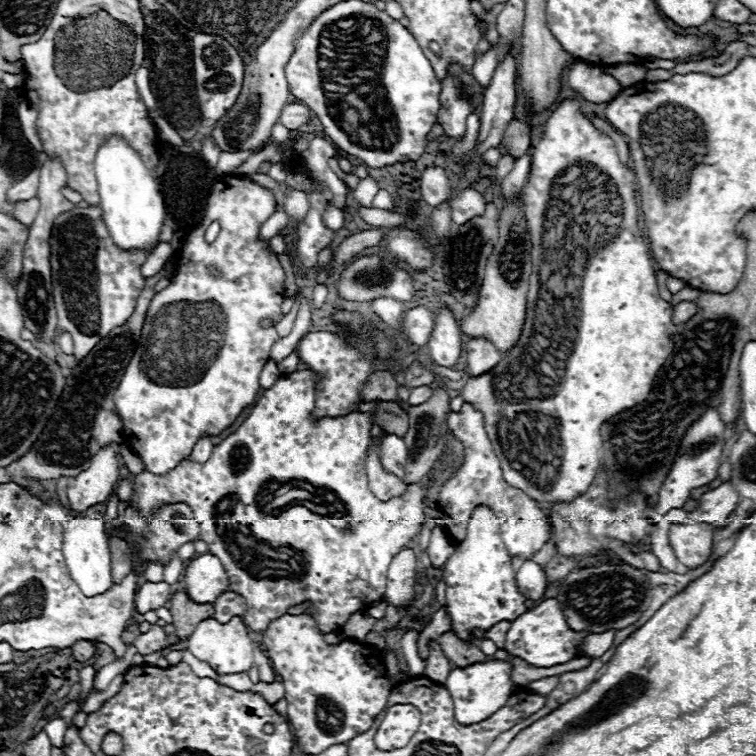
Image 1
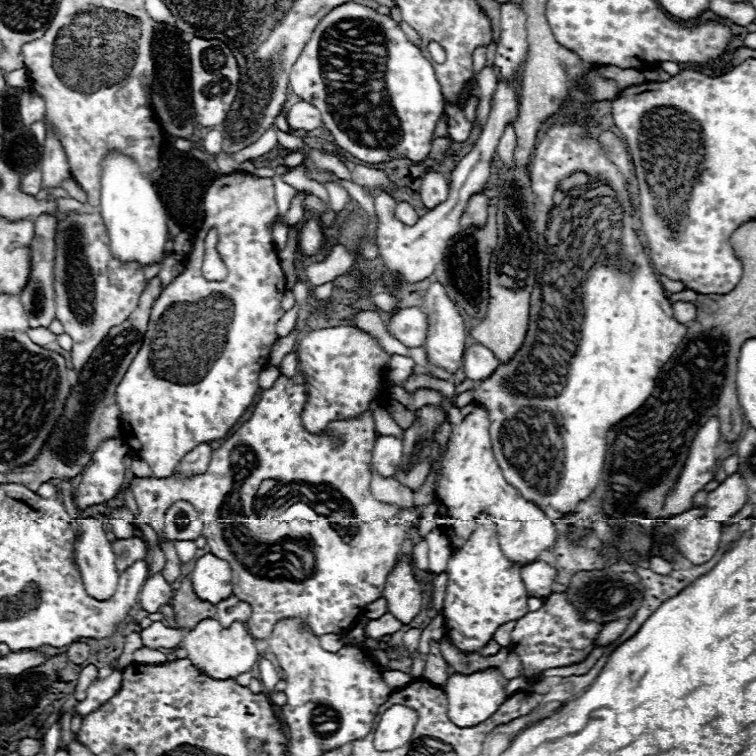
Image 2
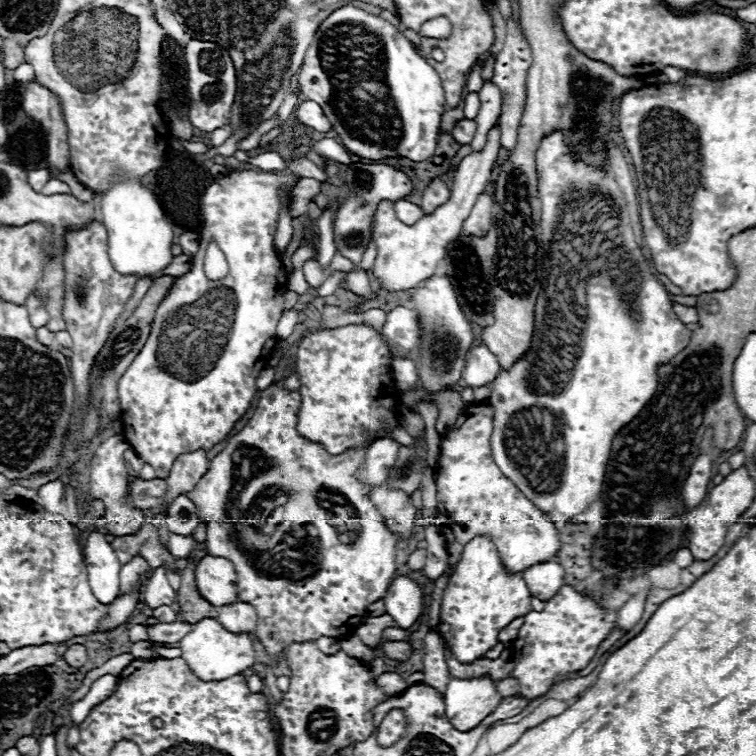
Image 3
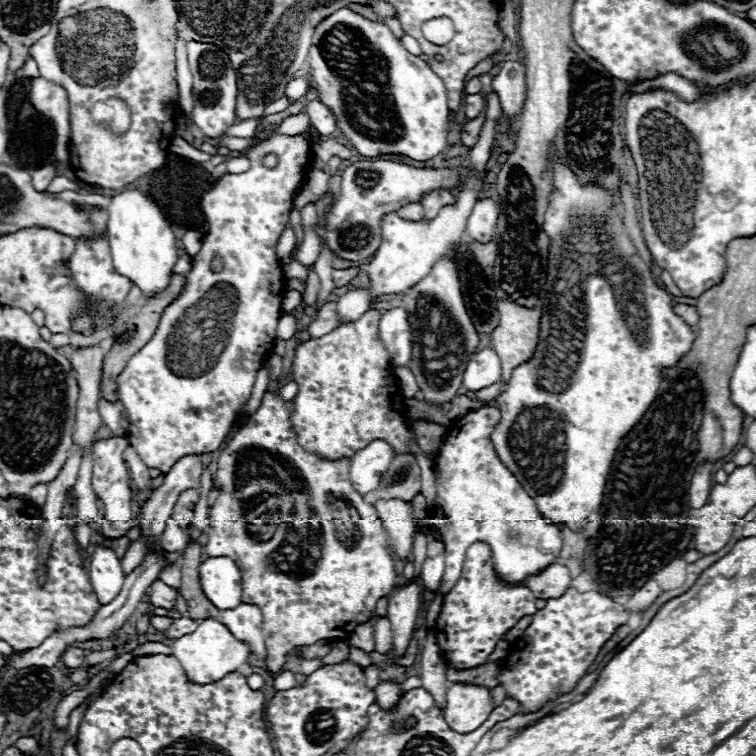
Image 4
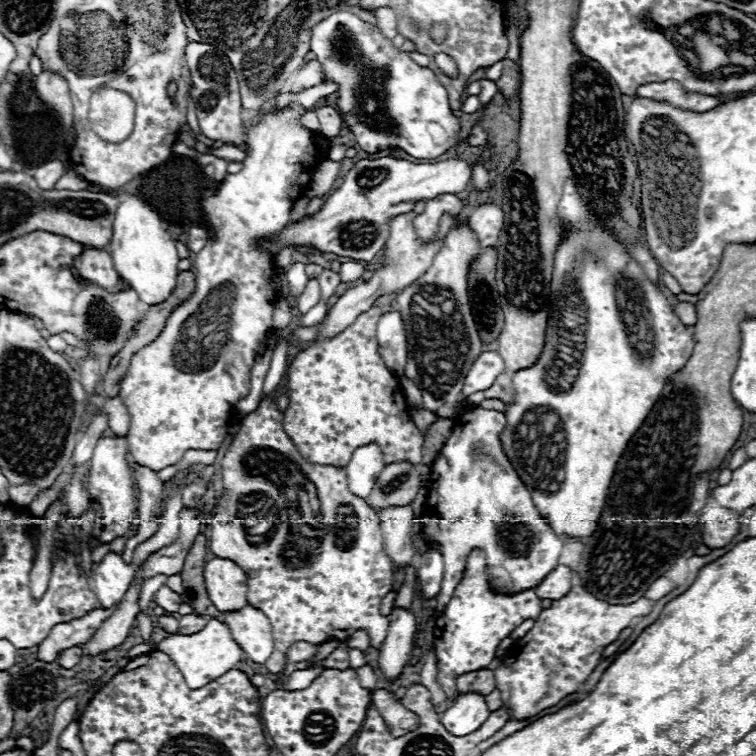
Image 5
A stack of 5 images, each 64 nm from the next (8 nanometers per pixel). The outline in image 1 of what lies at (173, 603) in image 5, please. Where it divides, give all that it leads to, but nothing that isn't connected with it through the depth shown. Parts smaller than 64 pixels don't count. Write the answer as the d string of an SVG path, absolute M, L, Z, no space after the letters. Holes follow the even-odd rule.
M144 582L138 588L136 594L136 610L140 614L146 614L150 610L158 610L160 606L164 606L172 596L170 584L166 582Z

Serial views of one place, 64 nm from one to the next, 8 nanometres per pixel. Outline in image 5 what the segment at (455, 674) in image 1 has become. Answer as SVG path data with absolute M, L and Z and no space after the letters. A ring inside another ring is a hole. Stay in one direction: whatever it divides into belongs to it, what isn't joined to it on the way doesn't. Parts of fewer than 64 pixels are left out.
M482 694L458 696L458 700L440 716L444 728L454 736L466 736L482 726L490 710Z

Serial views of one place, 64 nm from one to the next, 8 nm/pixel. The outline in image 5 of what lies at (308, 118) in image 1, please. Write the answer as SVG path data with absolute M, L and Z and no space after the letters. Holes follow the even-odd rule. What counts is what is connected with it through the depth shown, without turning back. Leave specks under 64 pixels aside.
M324 106L318 110L318 120L320 120L320 132L326 138L334 138L340 134L340 130L344 128L344 120L342 114L334 108L334 106Z

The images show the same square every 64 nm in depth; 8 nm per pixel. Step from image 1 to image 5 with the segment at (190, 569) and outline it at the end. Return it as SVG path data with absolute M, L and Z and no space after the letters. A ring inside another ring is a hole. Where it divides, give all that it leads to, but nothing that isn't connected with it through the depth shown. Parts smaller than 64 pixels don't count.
M212 558L204 566L206 592L220 612L234 612L248 604L248 576L228 558Z

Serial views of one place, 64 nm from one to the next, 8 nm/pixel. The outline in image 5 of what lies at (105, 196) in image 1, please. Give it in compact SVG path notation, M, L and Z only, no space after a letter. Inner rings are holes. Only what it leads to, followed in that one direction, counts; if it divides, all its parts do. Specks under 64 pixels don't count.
M122 194L122 202L116 210L114 232L110 242L110 254L116 272L138 292L140 300L146 304L160 304L172 296L176 290L178 276L178 252L174 246L174 238L162 226L160 216L146 206L138 196Z

